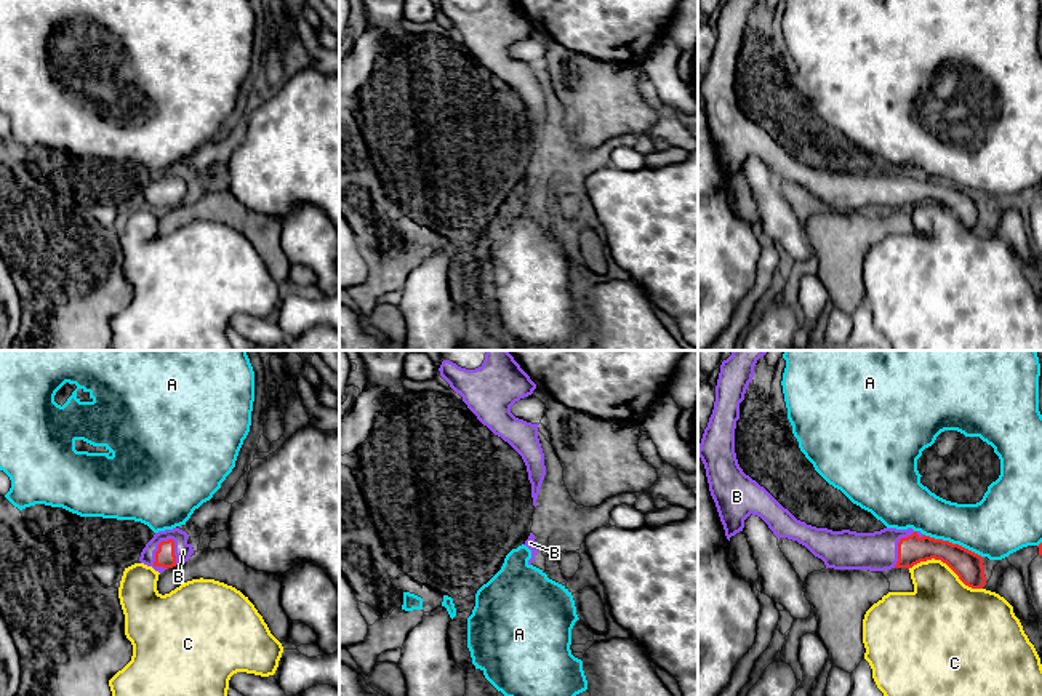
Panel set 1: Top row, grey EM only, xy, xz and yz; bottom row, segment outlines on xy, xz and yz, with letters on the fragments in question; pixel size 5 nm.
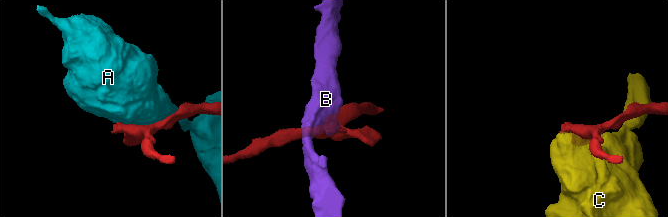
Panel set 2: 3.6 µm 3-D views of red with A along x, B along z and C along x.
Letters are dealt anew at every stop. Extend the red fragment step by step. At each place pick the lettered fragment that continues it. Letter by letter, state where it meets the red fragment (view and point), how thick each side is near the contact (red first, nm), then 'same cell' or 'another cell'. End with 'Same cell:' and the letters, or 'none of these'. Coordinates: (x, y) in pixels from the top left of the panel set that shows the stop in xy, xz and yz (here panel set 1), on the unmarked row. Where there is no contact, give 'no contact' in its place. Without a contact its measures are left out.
A: meets red in yz at (951, 184); 150 nm thick on the red side, 300 nm on the other; another cell
B: meets red in xy at (159, 191); 100 nm thick on the red side, 90 nm on the other; same cell
C: meets red in yz at (945, 204); 150 nm thick on the red side, 360 nm on the other; another cell
Same cell: B

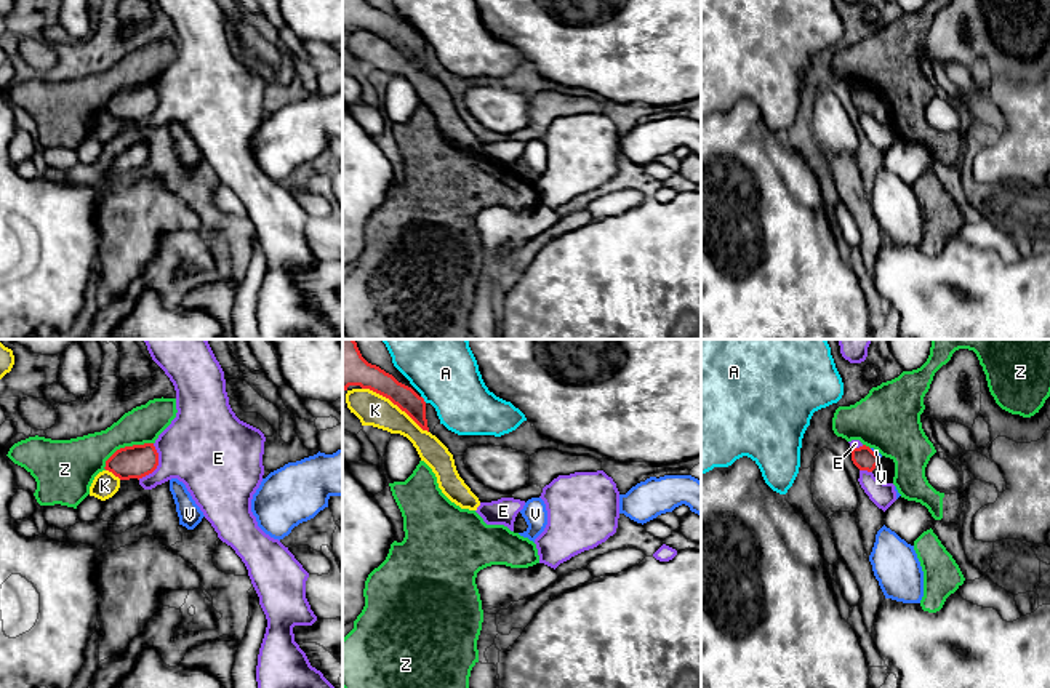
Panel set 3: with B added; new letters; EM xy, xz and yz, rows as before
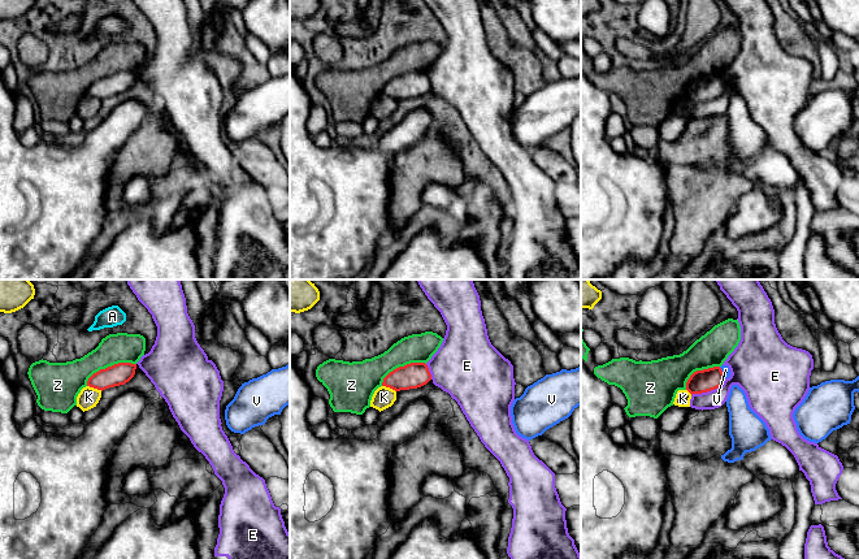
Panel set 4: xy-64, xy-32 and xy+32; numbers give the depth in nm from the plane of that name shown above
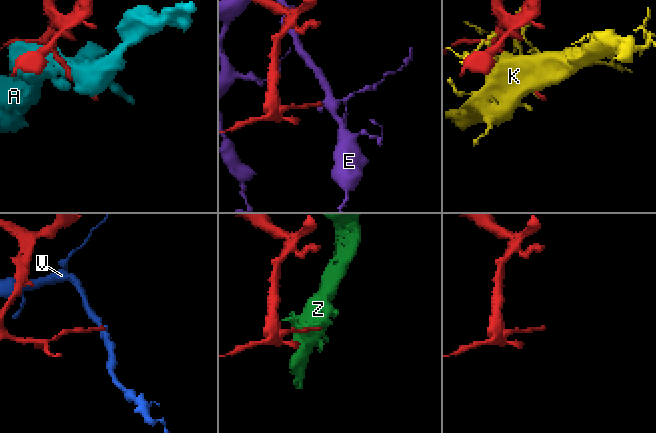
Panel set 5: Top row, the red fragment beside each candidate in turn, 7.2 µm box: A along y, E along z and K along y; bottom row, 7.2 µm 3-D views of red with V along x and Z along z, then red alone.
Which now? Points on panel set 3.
A: meets red in xz at (423, 40); 120 nm thick on the red side, 280 nm on the other; another cell
E: meets red in xy at (157, 106); 170 nm thick on the red side, 420 nm on the other; another cell
K: meets red in xz at (396, 45); 140 nm thick on the red side, 160 nm on the other; another cell
V: meets red in yz at (874, 95); 110 nm thick on the red side, 20 nm on the other; another cell
Z: meets red in xy at (125, 88); 170 nm thick on the red side, 220 nm on the other; another cell
Same cell: none of these

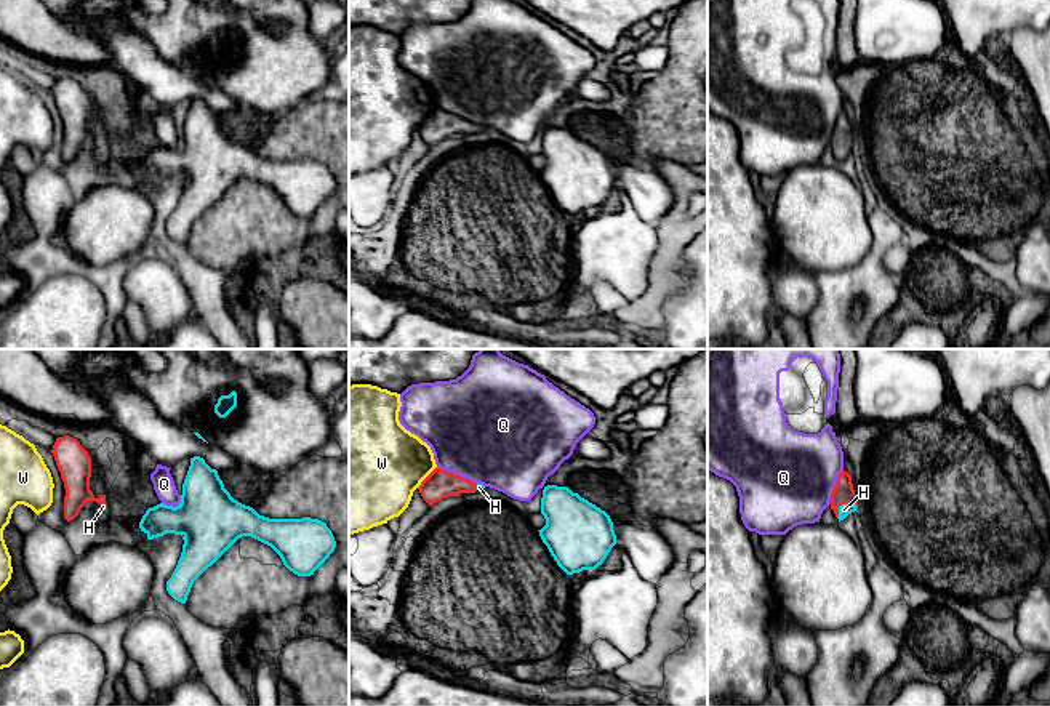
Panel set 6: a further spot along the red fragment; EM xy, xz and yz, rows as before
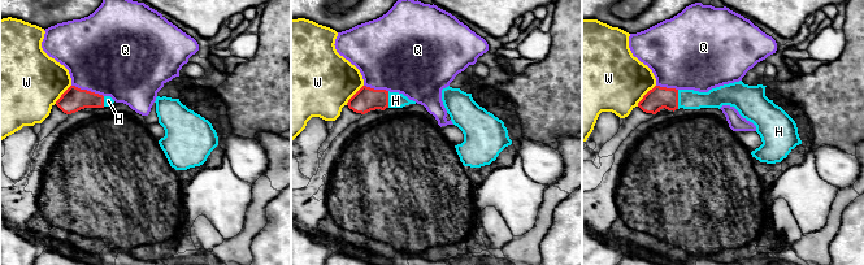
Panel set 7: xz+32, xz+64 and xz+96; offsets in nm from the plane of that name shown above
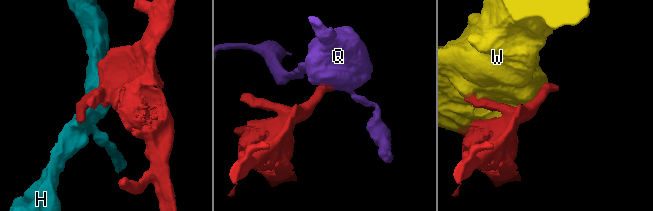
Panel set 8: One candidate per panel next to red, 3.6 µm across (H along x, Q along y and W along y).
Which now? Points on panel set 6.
H: meets red in yz at (842, 144); 110 nm thick on the red side, 60 nm on the other; another cell
Q: meets red in xz at (455, 116); 150 nm thick on the red side, 480 nm on the other; another cell
W: meets red in xz at (426, 119); 150 nm thick on the red side, 440 nm on the other; another cell
Same cell: none of these

